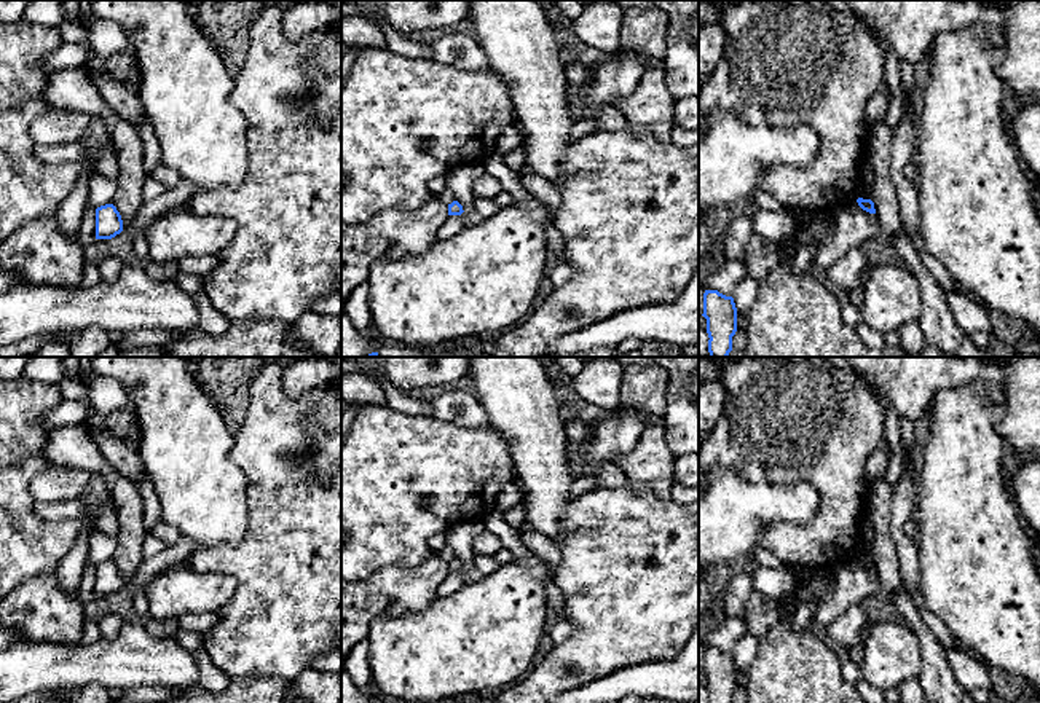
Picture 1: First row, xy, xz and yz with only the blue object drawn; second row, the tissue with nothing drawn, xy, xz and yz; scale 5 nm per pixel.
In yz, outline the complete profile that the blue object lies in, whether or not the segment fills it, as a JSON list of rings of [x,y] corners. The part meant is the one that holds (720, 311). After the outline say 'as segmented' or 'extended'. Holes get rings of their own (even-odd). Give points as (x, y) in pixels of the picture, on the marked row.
[[[705,290],[703,314],[707,319],[710,357],[727,357],[737,332],[737,308],[732,297],[718,290]]] | as segmented

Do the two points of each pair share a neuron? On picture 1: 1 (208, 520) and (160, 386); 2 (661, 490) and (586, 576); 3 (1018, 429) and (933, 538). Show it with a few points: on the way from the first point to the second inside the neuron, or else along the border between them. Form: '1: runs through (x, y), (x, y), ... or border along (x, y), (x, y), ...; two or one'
1: runs through (198, 486), (189, 466), (177, 420); one
2: border along (629, 480), (646, 483), (659, 496), (667, 498); two
3: border along (1004, 408), (997, 431), (1007, 447); two

